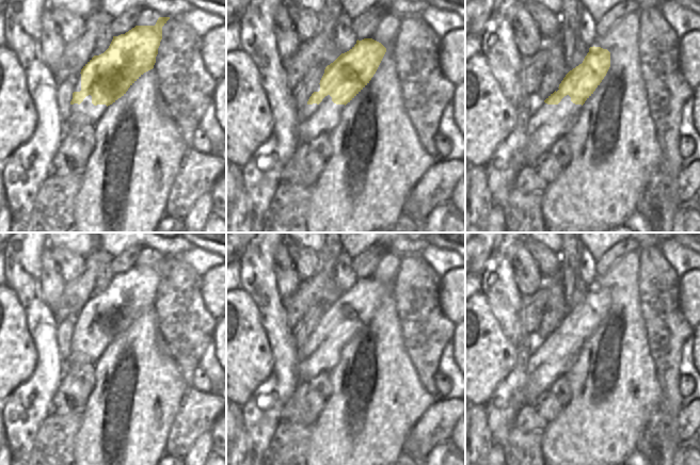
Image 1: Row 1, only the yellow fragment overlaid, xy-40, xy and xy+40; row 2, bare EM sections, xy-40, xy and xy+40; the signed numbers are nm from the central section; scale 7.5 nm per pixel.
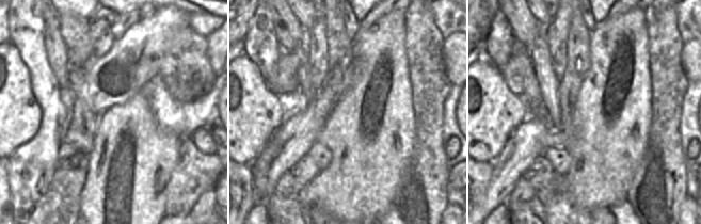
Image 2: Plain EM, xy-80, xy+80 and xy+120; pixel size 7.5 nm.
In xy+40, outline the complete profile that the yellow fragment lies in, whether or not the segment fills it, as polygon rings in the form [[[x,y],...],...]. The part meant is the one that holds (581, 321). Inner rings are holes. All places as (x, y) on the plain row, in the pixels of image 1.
[[[590,286],[582,303],[570,309],[559,328],[551,333],[544,341],[558,343],[569,334],[575,343],[584,343],[600,324],[610,306],[610,291],[601,286]]]

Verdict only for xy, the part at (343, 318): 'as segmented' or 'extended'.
as segmented

